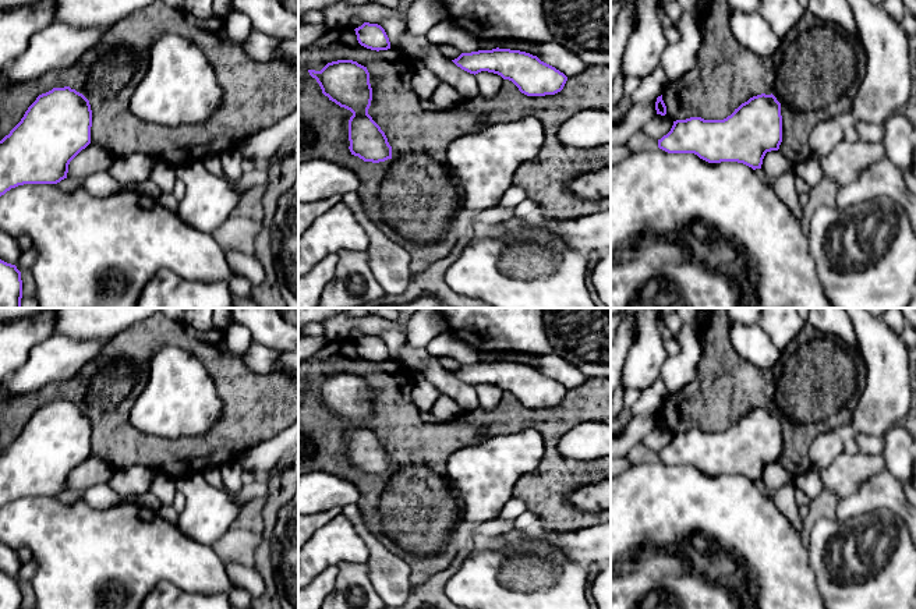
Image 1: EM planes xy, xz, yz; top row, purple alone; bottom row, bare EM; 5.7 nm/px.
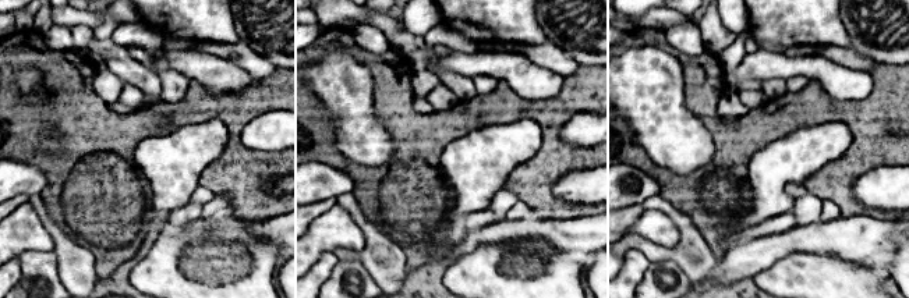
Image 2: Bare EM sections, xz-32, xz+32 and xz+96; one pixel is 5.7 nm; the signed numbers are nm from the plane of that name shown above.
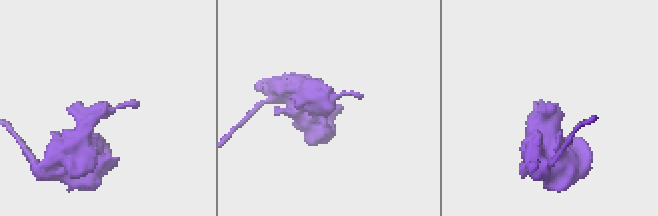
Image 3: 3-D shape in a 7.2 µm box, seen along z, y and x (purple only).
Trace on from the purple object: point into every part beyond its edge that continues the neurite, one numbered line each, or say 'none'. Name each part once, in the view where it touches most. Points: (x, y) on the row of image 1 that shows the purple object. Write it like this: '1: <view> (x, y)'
none

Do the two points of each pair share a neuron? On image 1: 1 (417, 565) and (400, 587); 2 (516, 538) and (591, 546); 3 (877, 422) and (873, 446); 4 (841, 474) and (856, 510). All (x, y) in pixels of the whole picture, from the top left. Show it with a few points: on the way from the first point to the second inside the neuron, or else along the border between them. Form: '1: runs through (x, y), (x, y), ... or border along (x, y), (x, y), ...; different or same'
1: border along (403, 555), (410, 569), (410, 583), (413, 586); different
2: runs through (534, 537), (551, 537), (573, 544); same
3: border along (849, 434), (869, 434), (881, 439); different
4: border along (876, 474), (872, 474), (853, 491), (840, 498); different

